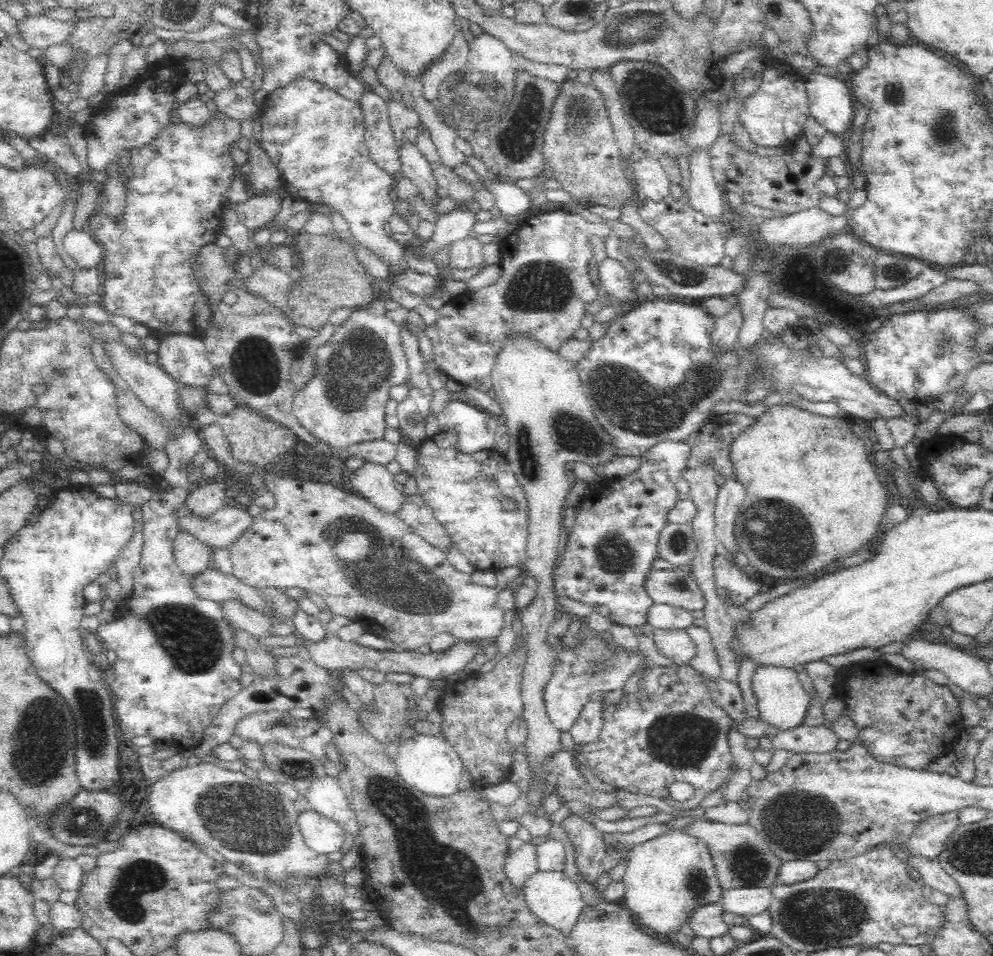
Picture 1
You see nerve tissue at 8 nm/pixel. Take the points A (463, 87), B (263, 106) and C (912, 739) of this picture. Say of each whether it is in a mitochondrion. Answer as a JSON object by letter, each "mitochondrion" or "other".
{"A":"mitochondrion","B":"other","C":"other"}

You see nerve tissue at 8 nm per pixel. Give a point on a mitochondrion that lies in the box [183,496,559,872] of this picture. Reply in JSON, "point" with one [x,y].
{"point":[383,570]}

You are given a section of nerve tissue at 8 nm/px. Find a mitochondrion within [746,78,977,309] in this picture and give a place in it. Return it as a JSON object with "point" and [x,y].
{"point":[945,133]}

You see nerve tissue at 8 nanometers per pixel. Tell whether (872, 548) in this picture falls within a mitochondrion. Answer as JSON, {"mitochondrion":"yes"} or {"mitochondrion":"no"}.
{"mitochondrion":"no"}

